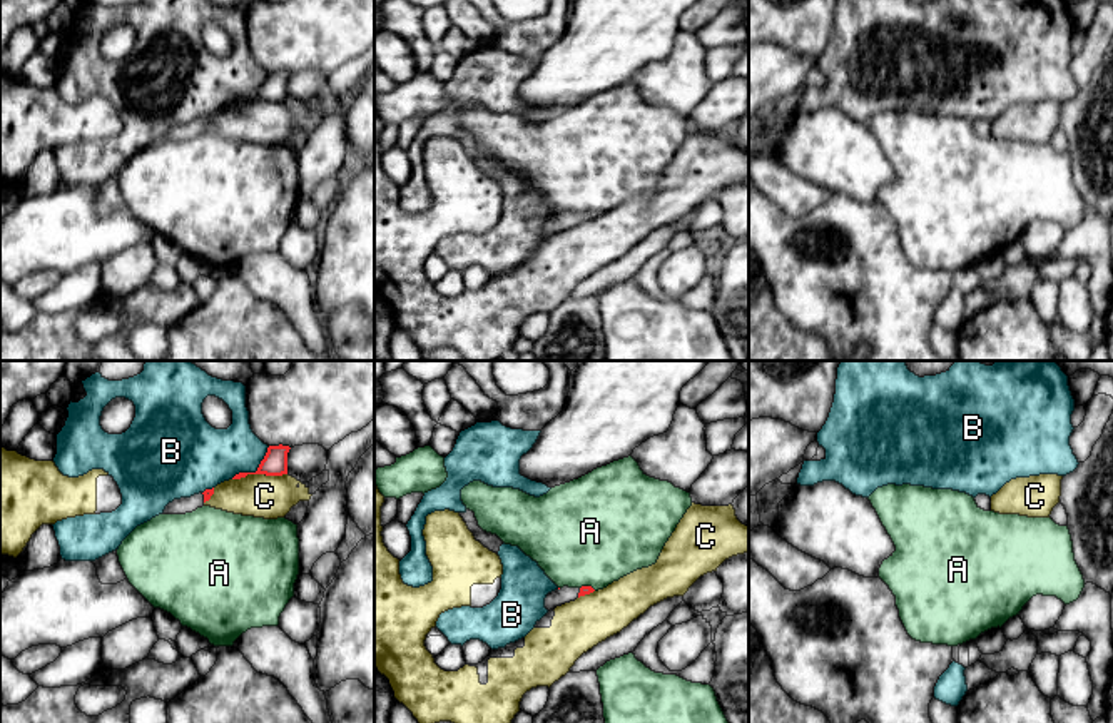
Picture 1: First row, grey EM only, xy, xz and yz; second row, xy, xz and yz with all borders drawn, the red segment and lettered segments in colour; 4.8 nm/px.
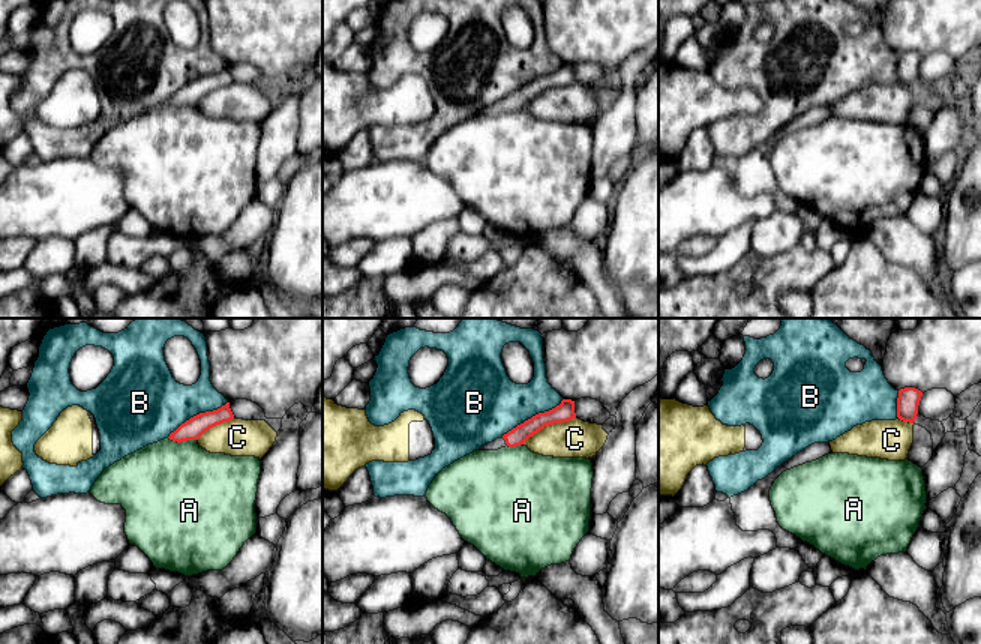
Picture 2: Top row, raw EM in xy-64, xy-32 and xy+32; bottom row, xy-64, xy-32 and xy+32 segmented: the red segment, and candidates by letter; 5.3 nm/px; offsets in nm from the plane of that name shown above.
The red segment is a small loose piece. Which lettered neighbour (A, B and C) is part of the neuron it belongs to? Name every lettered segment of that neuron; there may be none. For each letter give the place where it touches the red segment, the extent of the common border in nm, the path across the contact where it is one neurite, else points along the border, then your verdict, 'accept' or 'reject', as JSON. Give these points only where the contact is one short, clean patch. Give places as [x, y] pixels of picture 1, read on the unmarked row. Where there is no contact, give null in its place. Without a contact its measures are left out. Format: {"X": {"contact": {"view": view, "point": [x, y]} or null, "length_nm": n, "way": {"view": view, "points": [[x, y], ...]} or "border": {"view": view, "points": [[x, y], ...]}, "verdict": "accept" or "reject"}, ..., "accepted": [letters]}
{"A": {"contact": {"view": "xz", "point": [589, 212]}, "length_nm": 80, "border": {"view": "xz", "points": [[580, 212], [595, 216]]}, "verdict": "reject"}, "B": {"contact": {"view": "xy", "point": [256, 97]}, "length_nm": 240, "verdict": "reject"}, "C": {"contact": {"view": "xy", "point": [259, 99]}, "length_nm": 260, "verdict": "reject"}, "accepted": []}

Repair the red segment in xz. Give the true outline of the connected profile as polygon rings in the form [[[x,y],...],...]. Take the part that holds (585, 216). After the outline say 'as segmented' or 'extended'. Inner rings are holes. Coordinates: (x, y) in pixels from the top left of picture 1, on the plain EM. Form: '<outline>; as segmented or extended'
[[[563,212],[563,214],[555,215],[555,217],[551,217],[551,219],[546,220],[546,224],[545,224],[545,234],[548,237],[555,235],[556,232],[562,232],[565,229],[575,227],[577,224],[590,220],[593,217],[595,215],[592,212],[582,212],[582,214]]]; extended

